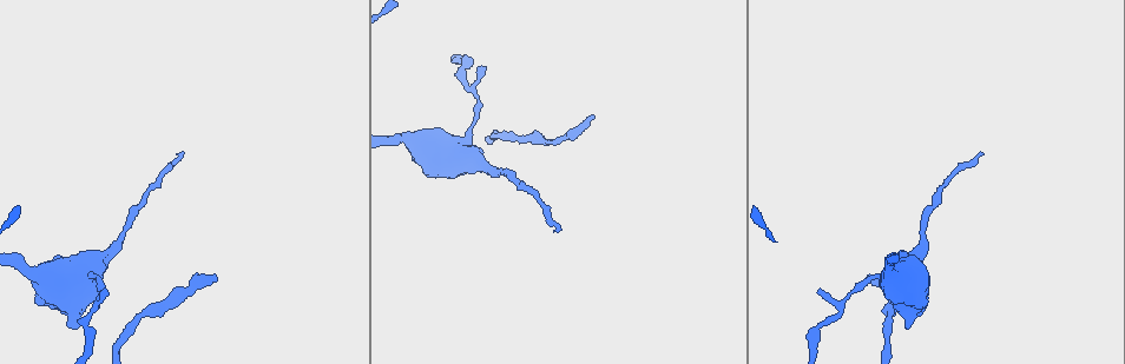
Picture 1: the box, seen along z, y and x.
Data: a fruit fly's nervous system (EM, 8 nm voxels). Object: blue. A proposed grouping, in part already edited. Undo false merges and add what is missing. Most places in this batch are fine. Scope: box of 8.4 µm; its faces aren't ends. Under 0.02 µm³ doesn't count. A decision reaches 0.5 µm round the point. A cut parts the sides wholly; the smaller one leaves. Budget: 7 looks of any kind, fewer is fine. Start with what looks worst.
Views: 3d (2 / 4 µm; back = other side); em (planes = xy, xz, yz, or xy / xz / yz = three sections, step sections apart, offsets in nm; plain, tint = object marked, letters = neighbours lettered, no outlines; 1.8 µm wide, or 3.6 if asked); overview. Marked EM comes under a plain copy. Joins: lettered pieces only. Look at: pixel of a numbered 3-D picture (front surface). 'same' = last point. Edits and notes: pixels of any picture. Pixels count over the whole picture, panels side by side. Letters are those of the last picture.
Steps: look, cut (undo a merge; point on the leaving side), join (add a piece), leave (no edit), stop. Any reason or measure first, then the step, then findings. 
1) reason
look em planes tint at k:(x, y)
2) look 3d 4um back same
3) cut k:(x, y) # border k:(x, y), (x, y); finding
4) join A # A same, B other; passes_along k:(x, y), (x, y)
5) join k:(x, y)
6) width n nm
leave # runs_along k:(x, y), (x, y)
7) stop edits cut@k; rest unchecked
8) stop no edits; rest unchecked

free end
look em 3.6um planes letters at 1:(77, 328)

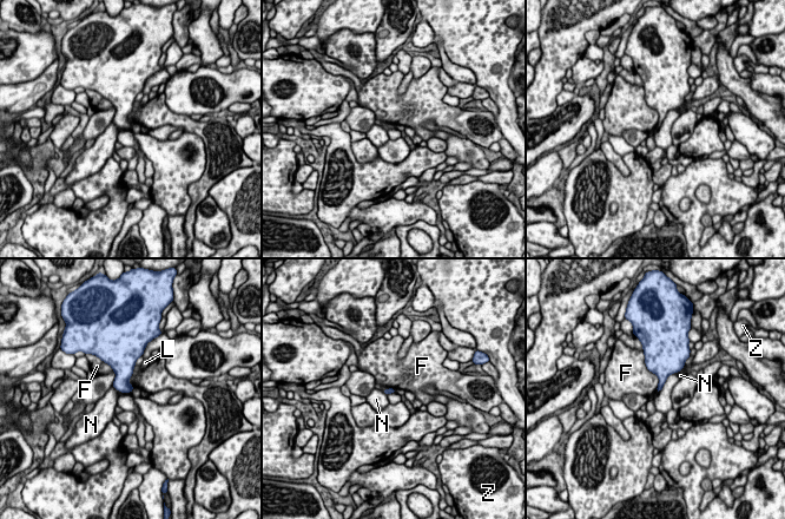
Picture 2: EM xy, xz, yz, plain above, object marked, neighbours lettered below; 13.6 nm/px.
longest_contact F 550 nm
leave # F other, L other, N other, Z other; no lettered piece goes on from it

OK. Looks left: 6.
branch stops here
look em planes letters at 1:(485, 68)

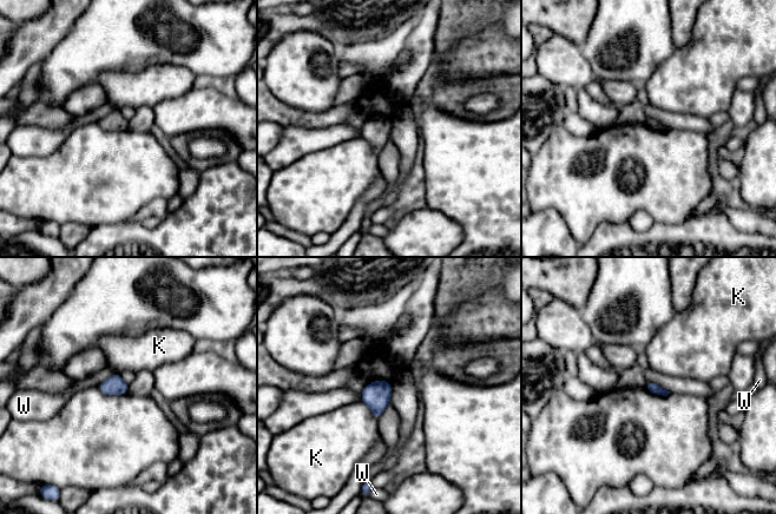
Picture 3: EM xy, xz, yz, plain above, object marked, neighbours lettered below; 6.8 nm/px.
leave # K other, W other; border 3:(360, 400), (370, 409), (376, 419); none of them fits

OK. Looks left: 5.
look 3d 2um at 1:(591, 117)

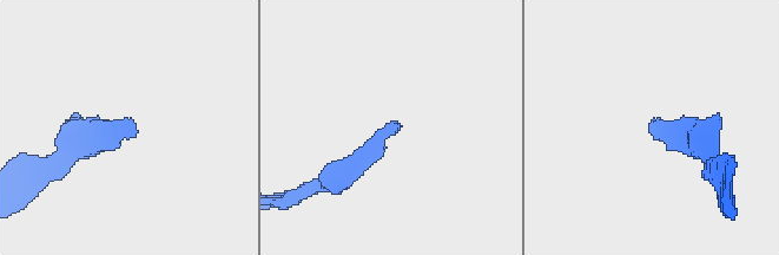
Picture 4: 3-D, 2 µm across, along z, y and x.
look em planes letters at 4:(395, 125)

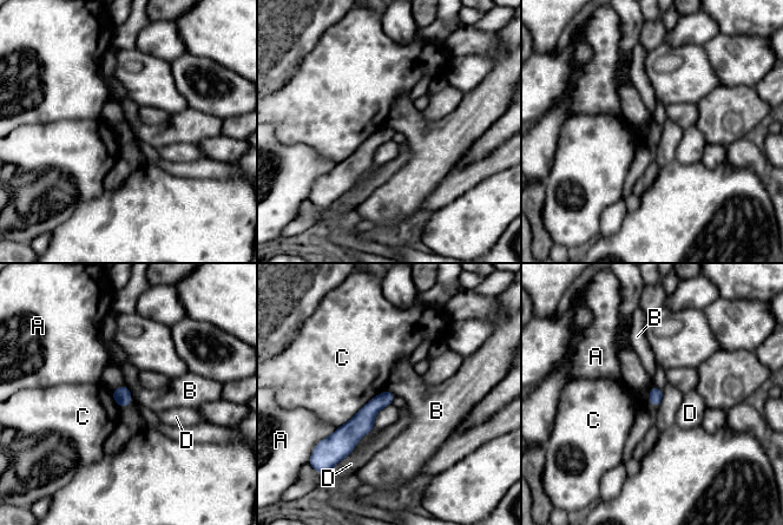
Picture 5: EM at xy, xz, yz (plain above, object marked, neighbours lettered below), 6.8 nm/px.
width 90 nm
leave # A other, B other, C other, D other; border 5:(125, 385), (132, 401); none of them fits

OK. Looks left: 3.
stop no edits; rest unchecked

